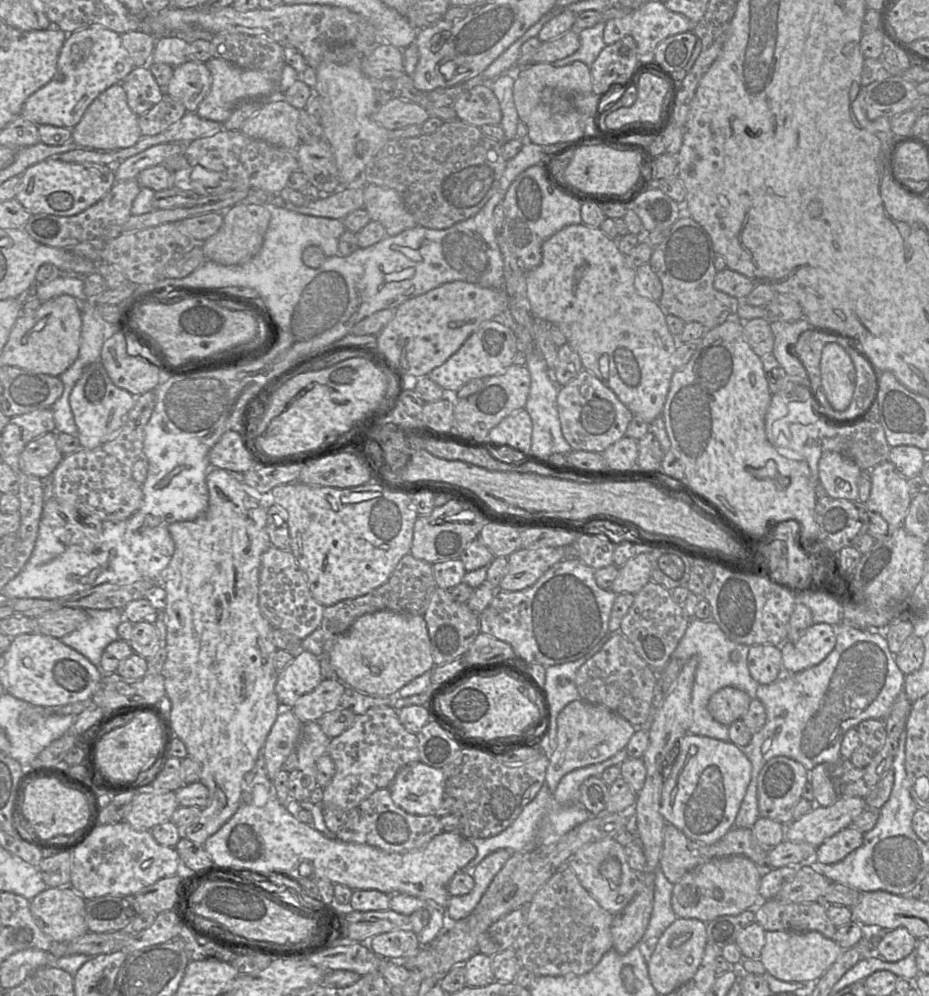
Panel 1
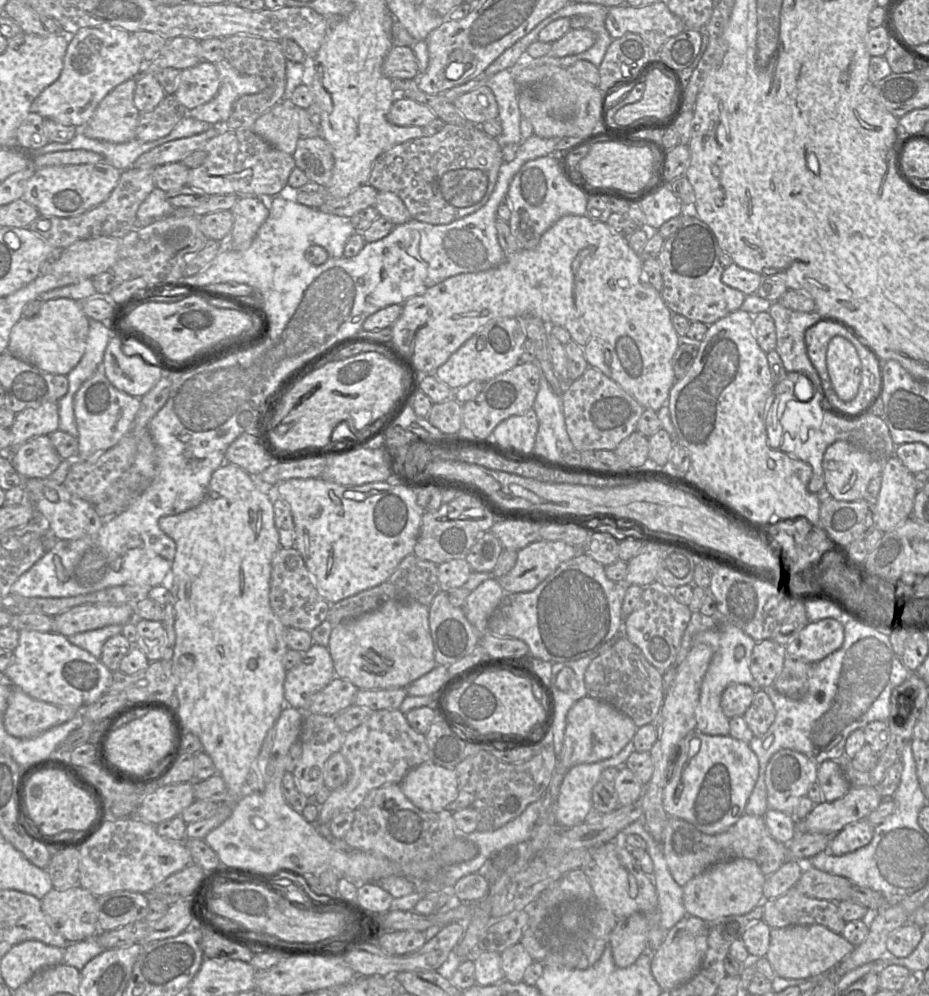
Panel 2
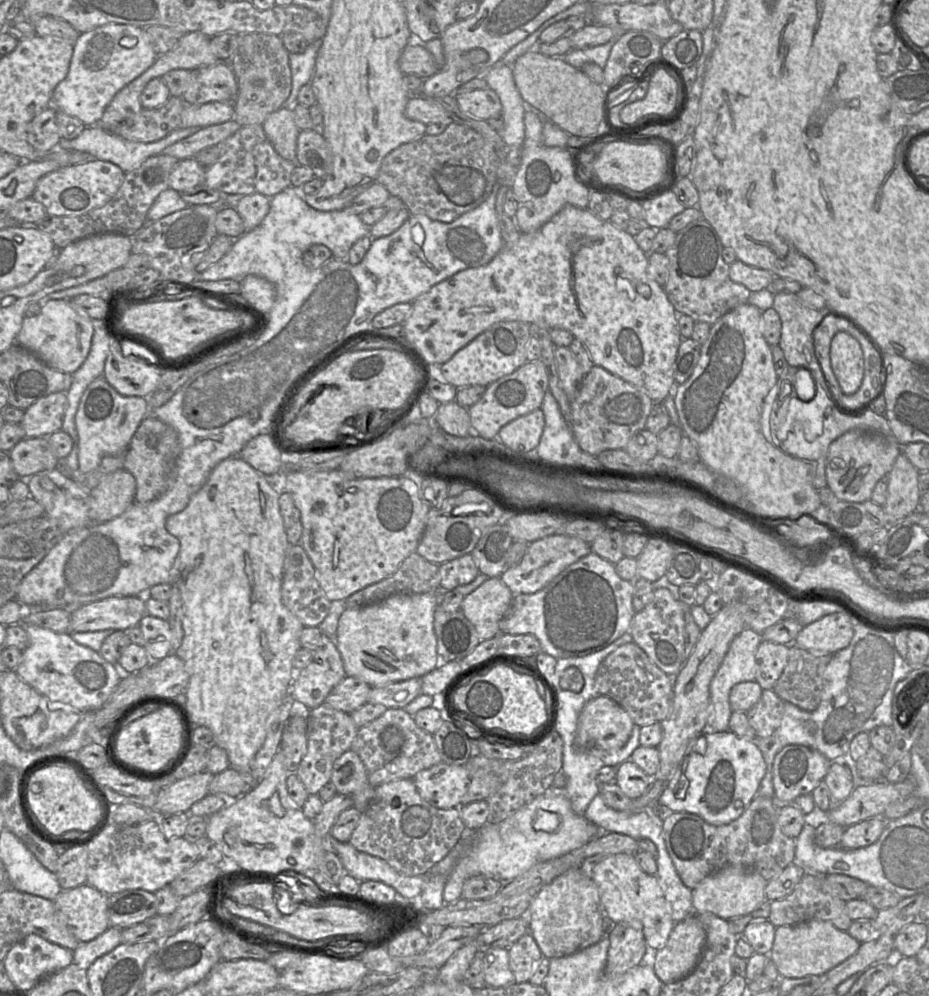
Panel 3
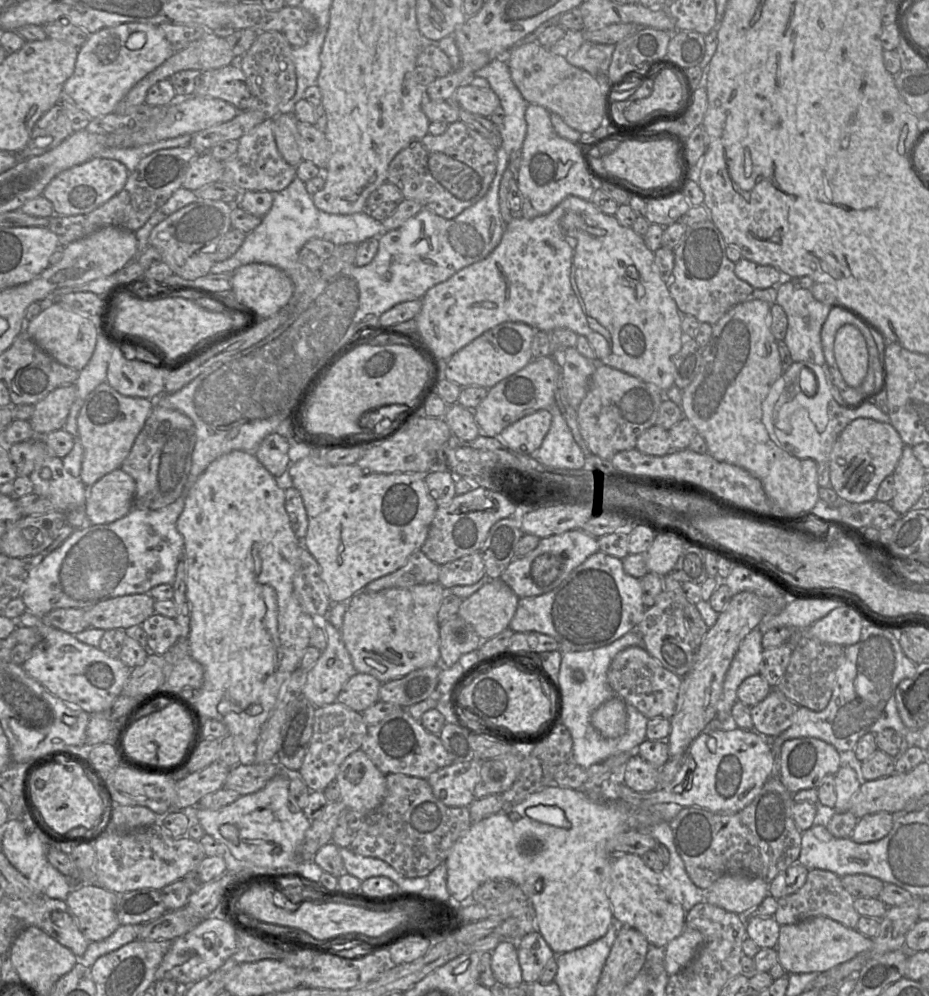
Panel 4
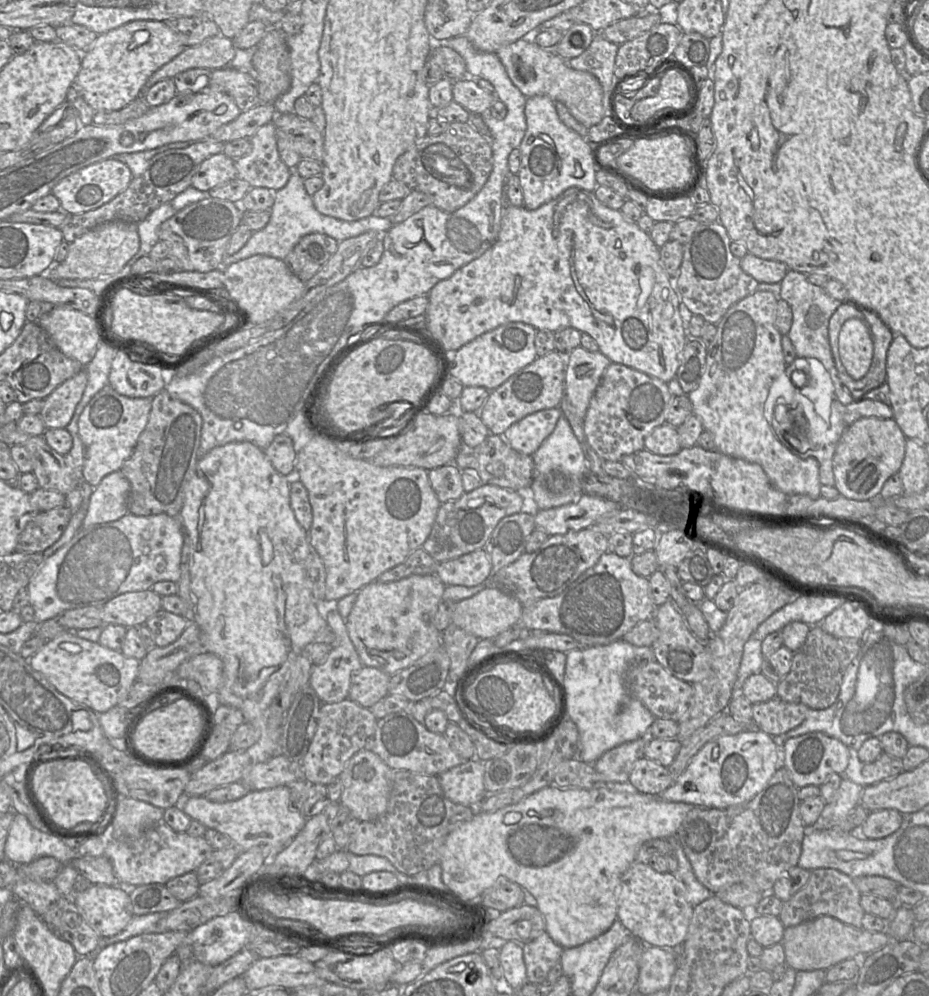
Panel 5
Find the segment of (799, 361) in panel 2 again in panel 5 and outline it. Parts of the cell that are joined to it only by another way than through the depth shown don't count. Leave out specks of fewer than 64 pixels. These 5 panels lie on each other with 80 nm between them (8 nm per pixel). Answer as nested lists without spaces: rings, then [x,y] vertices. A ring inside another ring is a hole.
[[[788,270],[780,284],[779,298],[789,304],[793,313],[793,322],[788,336],[795,347],[797,357],[818,359],[831,376],[838,400],[842,404],[854,402],[855,399],[838,376],[828,338],[829,320],[843,302],[830,297],[823,287],[810,283],[807,279],[807,274],[799,271]]]

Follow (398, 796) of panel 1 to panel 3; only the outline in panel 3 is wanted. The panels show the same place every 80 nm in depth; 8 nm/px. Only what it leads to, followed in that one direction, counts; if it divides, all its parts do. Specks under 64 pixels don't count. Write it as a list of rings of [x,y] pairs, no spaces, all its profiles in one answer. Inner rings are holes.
[[[439,763],[419,771],[413,778],[419,795],[439,809],[459,808],[470,782],[466,765]]]

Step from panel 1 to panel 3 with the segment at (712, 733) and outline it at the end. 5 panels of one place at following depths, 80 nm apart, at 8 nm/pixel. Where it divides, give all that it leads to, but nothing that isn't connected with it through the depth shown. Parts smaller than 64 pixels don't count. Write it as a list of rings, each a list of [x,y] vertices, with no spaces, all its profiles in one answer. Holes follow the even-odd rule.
[[[746,627],[731,642],[729,650],[710,684],[710,714],[707,721],[709,730],[716,732],[729,730],[730,717],[732,714],[729,702],[730,691],[736,684],[755,681],[756,652],[761,641],[762,635]]]

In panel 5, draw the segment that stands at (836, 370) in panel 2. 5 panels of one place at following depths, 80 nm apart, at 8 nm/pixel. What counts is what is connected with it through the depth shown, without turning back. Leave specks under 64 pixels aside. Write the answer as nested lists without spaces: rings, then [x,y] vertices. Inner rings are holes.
[[[858,318],[846,320],[840,329],[838,346],[848,375],[854,380],[863,378],[870,369],[874,354],[874,342],[868,325]]]

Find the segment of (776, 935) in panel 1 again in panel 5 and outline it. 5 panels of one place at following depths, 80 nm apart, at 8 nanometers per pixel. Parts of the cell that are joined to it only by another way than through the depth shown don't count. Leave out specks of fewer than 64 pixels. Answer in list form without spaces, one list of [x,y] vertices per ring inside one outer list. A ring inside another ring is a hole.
[[[823,915],[785,928],[781,943],[788,967],[796,971],[810,971],[828,969],[851,958],[863,958],[882,948],[889,941],[889,935],[885,931],[871,932],[863,928],[855,928],[832,916]]]

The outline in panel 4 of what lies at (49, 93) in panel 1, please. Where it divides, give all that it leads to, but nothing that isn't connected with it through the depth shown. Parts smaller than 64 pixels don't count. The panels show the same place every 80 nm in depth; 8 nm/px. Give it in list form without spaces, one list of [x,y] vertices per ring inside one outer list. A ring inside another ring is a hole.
[[[130,22],[103,28],[89,34],[86,42],[79,48],[74,72],[63,86],[63,95],[72,98],[93,120],[96,120],[114,112],[116,105],[133,86],[171,57],[174,52],[158,25]]]

